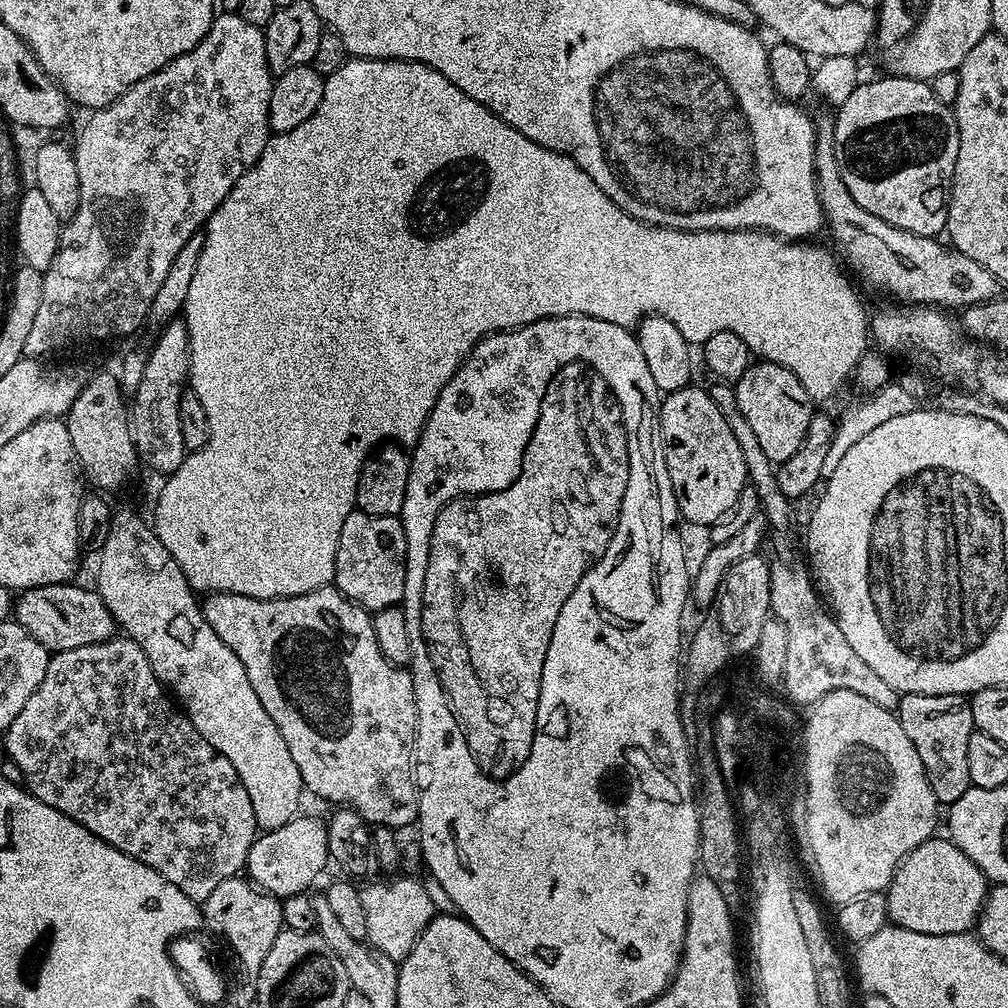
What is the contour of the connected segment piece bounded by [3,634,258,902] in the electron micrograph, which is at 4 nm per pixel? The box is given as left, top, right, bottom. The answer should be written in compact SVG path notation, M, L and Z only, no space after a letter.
M117 634L106 642L94 642L90 646L78 646L74 650L54 652L48 657L46 678L38 682L38 690L30 694L18 718L14 718L14 722L10 722L10 726L3 733L4 748L8 751L7 759L12 760L18 766L18 770L22 770L23 787L27 788L33 796L46 802L46 806L54 806L54 810L62 810L66 818L74 818L78 826L86 826L90 834L102 838L102 842L114 846L114 850L122 850L122 854L158 870L158 874L162 874L166 882L174 882L174 886L178 886L178 890L182 890L186 898L202 902L210 898L218 882L226 882L226 878L245 871L247 852L251 844L256 841L258 827L250 795L239 780L234 766L214 746L206 742L206 738L194 728L185 713L175 703L172 705L168 701L167 695L169 696L169 693L155 676L138 642L124 634Z

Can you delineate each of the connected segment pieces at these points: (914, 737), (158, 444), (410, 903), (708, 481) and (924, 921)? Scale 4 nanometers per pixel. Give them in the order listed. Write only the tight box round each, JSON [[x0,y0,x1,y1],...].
[[898,694,974,806],[130,318,190,474],[361,875,438,961],[660,386,749,526],[886,838,990,934]]

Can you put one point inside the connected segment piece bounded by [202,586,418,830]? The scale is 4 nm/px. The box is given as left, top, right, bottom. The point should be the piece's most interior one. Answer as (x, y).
(347, 714)

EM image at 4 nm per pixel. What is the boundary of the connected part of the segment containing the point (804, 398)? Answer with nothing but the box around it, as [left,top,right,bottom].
[734,359,814,465]

